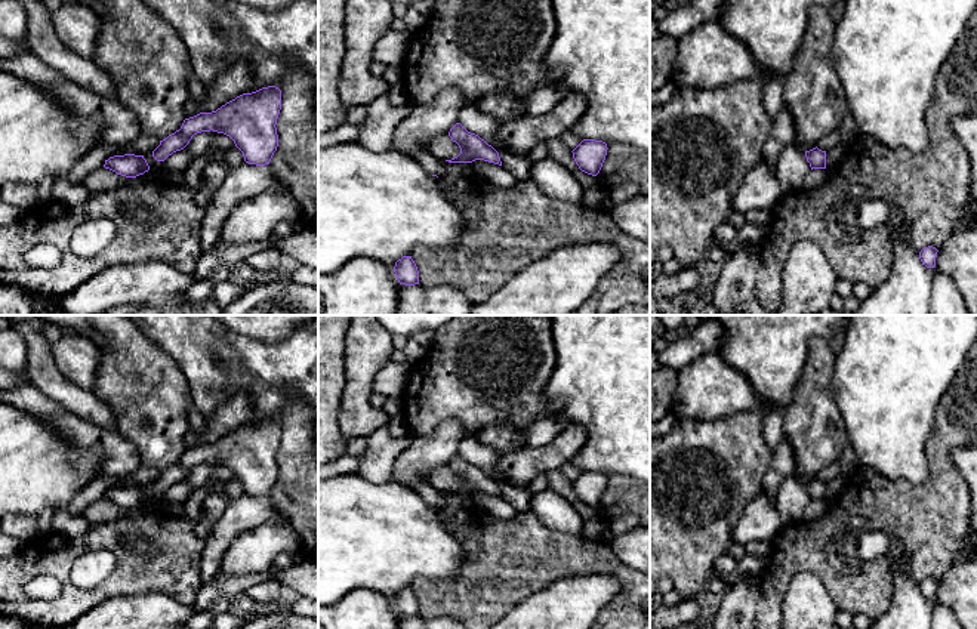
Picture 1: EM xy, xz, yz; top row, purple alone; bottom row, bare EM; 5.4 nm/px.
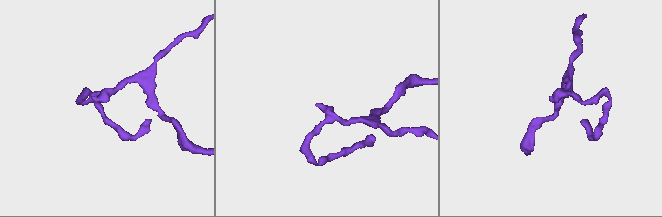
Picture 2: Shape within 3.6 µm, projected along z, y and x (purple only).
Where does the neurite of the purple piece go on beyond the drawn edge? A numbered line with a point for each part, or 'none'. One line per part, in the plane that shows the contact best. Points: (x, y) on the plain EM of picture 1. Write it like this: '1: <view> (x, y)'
none

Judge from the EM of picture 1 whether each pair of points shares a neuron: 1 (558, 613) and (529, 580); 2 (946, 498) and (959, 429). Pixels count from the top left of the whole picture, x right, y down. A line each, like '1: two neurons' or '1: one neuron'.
1: two neurons
2: one neuron

